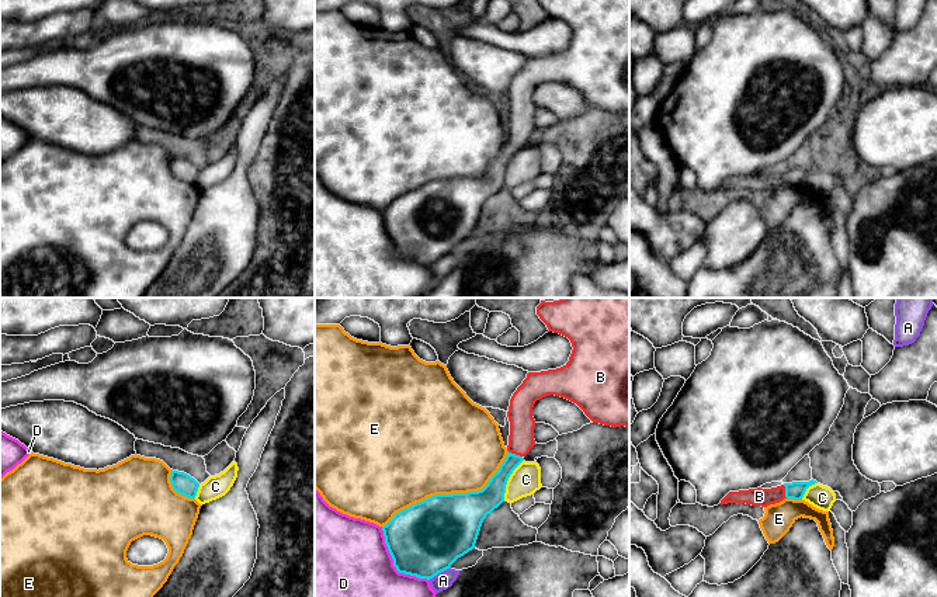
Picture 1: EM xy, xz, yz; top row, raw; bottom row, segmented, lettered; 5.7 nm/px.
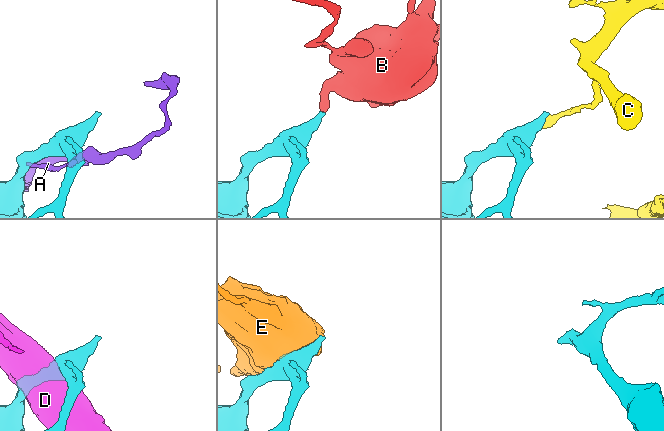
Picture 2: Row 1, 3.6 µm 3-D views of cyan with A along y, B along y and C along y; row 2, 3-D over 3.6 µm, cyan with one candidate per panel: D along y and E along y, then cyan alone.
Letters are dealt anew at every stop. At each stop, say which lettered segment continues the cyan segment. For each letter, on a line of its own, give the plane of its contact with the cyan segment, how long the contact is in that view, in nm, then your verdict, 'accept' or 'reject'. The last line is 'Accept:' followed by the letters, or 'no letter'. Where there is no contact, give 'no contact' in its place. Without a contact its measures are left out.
A: xz | 150 nm | reject
B: xz | 90 nm | accept
C: xz | 260 nm | reject
D: xz | 420 nm | reject
E: xz | 850 nm | reject
Accept: B

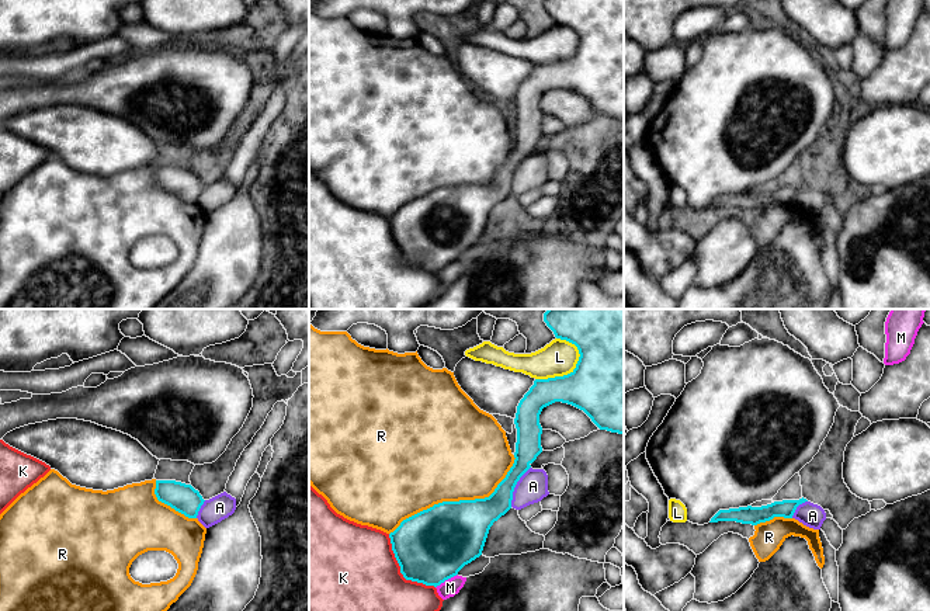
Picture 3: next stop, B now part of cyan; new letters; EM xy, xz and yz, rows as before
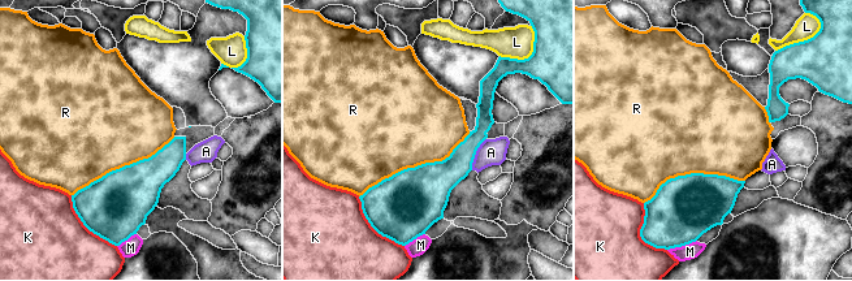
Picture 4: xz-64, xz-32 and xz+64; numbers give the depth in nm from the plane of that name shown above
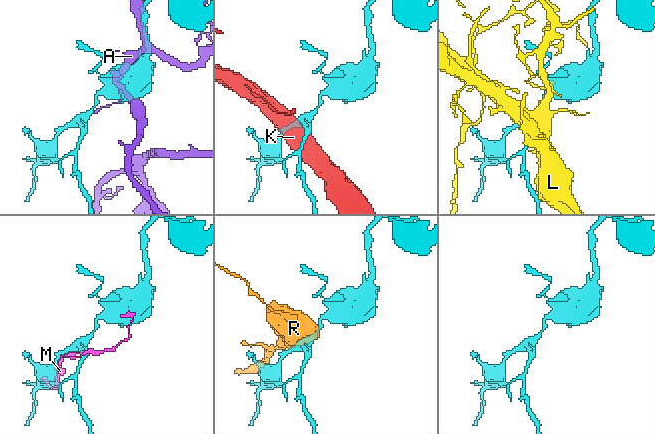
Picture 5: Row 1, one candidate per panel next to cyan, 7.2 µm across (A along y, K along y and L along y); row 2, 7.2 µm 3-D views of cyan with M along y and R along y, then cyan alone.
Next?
A: xz | 260 nm | reject
K: xz | 420 nm | reject
L: xz | 320 nm | reject
M: xz | 150 nm | reject
R: xz | 850 nm | reject
Accept: no letter

